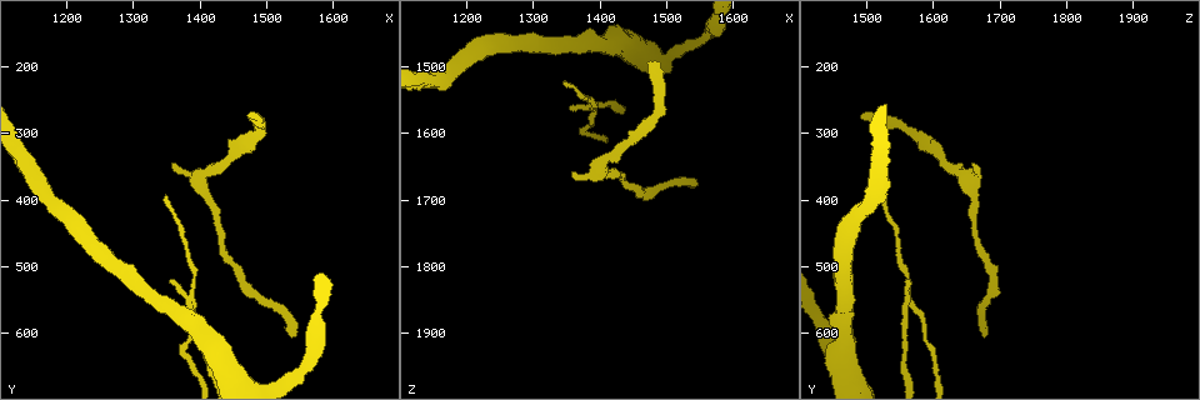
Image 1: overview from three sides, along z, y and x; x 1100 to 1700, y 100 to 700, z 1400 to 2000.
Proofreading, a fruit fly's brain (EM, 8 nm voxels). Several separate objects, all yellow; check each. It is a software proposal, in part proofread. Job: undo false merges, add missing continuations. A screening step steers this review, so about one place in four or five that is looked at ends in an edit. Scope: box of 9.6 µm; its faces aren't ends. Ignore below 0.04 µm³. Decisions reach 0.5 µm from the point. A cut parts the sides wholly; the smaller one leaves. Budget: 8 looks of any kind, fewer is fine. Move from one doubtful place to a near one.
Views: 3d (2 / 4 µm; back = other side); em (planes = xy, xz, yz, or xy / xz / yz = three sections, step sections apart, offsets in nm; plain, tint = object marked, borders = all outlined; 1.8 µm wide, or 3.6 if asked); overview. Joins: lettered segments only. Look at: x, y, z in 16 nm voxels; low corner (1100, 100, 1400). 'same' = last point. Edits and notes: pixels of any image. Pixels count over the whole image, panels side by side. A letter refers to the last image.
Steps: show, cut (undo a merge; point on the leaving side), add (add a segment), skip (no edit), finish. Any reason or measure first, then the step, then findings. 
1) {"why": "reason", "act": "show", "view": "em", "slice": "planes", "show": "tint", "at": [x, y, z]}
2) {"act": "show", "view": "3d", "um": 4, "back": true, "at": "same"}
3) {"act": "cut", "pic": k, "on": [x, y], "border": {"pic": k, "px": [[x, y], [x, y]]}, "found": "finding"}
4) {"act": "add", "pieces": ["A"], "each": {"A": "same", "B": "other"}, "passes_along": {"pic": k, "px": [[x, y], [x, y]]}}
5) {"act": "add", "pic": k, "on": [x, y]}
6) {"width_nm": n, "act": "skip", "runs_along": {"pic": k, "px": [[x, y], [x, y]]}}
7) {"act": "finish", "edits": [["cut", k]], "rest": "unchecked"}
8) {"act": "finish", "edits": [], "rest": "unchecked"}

{"why": "free end", "act": "show", "view": "3d", "um": 4, "at": [1540, 610, 1670]}

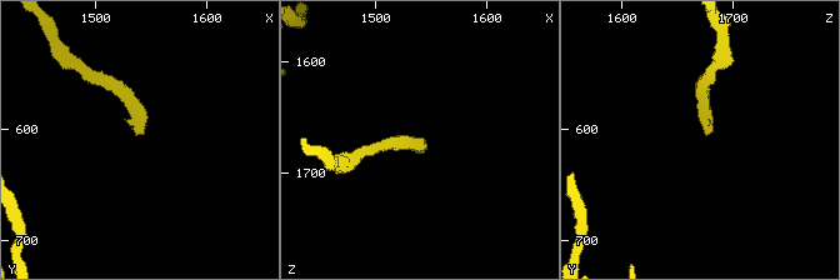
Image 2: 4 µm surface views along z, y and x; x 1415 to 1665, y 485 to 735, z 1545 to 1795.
{"act": "show", "view": "em", "slice": "planes", "show": "tint", "at": [1538, 606, 1676]}

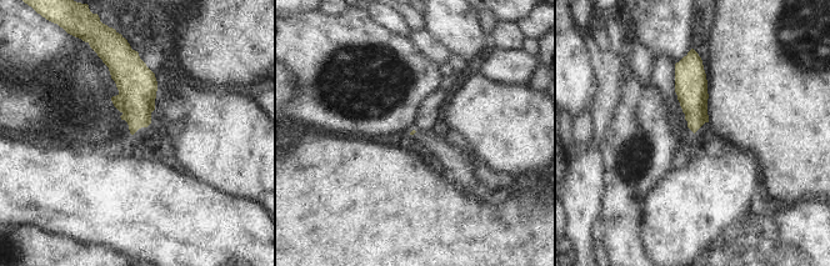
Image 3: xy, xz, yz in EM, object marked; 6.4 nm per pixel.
{"why": "what lies round it", "act": "show", "view": "em", "slice": "planes", "show": "borders", "at": "same"}

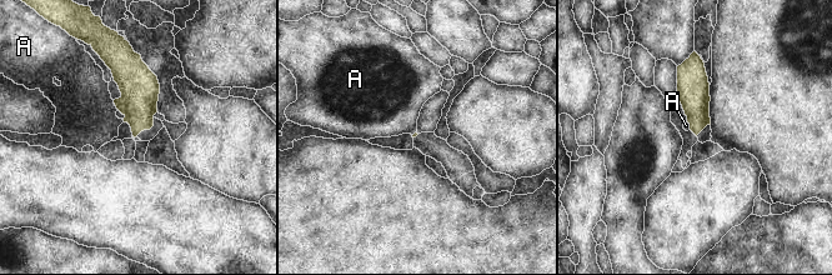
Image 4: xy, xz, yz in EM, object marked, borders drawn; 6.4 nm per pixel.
{"act": "skip", "each": {"A": "other"}, "found": "no lettered segment goes on from it"}

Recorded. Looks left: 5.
{"why": "free end", "act": "show", "view": "em", "slice": "yz", "step": 16, "show": "borders", "at": [1475, 275, 1490]}

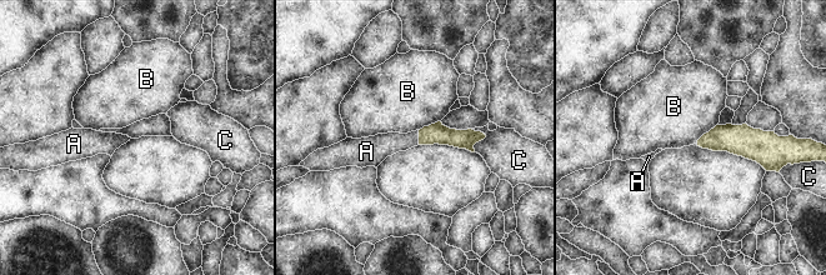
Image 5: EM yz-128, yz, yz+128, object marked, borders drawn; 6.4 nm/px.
{"act": "add", "pieces": ["A"], "each": {"A": "same", "B": "other", "C": "other"}, "passes_along": {"pic": 5, "px": [[436, 133], [419, 138], [381, 145]]}, "found": "it goes on there"}

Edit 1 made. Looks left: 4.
{"why": "thin end", "act": "show", "view": "3d", "um": 2, "back": true, "at": [1355, 350, 1660]}

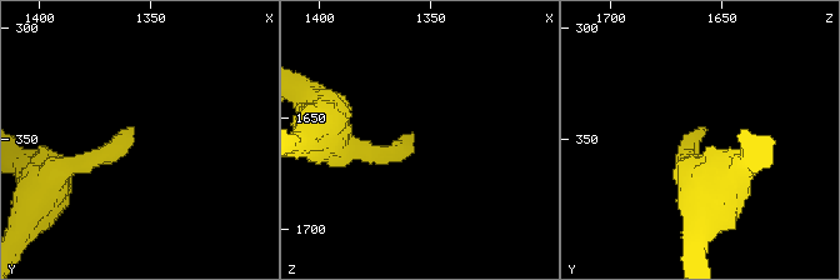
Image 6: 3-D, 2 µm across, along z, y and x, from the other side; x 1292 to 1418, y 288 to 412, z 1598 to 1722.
{"why": "now the EM", "act": "show", "view": "em", "um": 3.6, "slice": "xy", "step": 8, "show": "tint", "at": [1359, 344, 1656]}

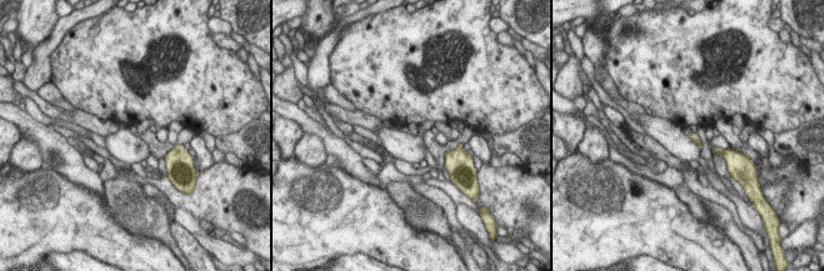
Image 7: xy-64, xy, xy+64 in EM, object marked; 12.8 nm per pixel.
{"act": "show", "view": "em", "um": 3.6, "slice": "planes", "show": "borders", "at": "same"}

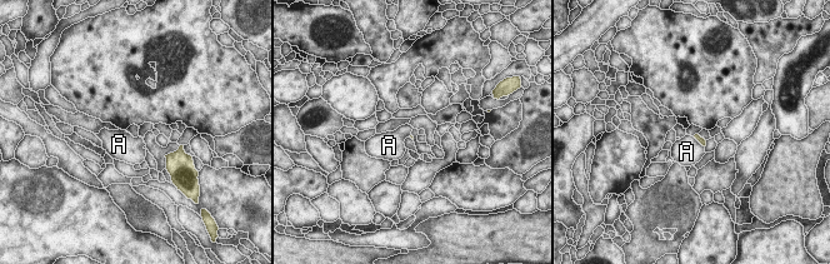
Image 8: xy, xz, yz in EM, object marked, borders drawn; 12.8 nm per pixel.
{"act": "skip", "each": {"A": "other"}, "border": {"pic": 8, "px": [[693, 137], [704, 147]]}, "found": "none of them fits"}

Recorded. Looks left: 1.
{"act": "finish", "edits": [["add", 5]], "rest": "unchecked"}

